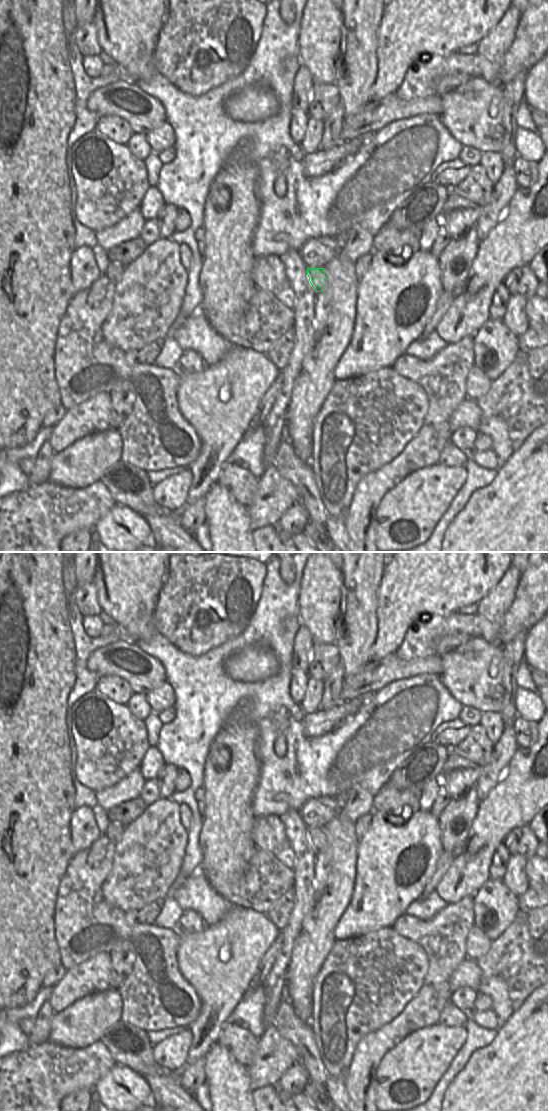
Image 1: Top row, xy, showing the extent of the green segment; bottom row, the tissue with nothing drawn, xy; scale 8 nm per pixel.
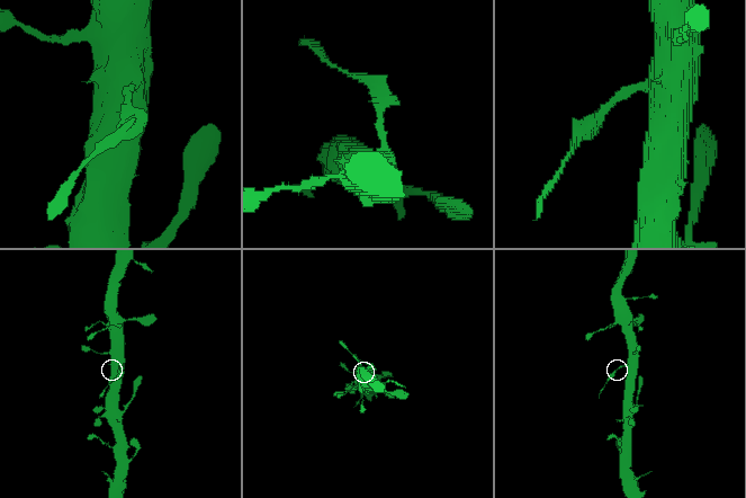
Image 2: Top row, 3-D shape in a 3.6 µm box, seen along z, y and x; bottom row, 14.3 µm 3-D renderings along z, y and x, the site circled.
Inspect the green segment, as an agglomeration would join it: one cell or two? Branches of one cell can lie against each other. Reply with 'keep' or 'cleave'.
cleave

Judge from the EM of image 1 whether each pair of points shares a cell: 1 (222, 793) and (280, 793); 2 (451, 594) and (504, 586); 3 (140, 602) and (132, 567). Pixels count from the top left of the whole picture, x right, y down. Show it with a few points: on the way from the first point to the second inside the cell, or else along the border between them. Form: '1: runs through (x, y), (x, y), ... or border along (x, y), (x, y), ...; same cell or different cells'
1: border along (260, 770), (251, 803), (254, 817); different cells
2: border along (506, 571), (501, 579), (476, 603); different cells
3: runs through (133, 593), (132, 576); same cell

